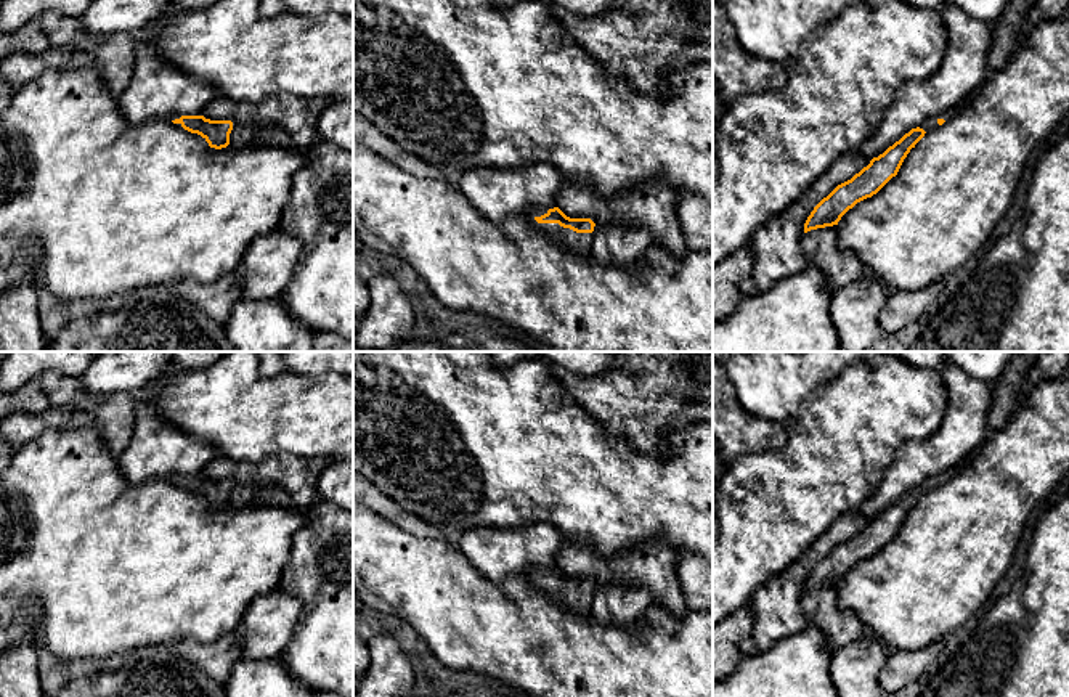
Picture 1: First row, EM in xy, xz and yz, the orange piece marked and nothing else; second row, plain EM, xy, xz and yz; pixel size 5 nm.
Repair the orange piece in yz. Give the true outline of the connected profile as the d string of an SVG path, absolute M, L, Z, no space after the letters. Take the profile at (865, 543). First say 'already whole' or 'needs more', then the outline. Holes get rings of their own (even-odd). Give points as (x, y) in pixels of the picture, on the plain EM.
needs more | M966 461L942 475L928 479L920 487L912 488L899 501L889 506L883 514L873 517L867 527L856 533L851 540L838 544L827 557L823 557L811 572L804 583L804 593L817 588L838 585L841 577L857 562L876 554L892 536L897 535L904 519L912 507L944 482L963 471Z

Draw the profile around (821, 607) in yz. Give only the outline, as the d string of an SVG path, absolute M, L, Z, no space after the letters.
M838 585L804 593L801 604L807 623L822 631L833 652L865 633L859 617L838 605Z

